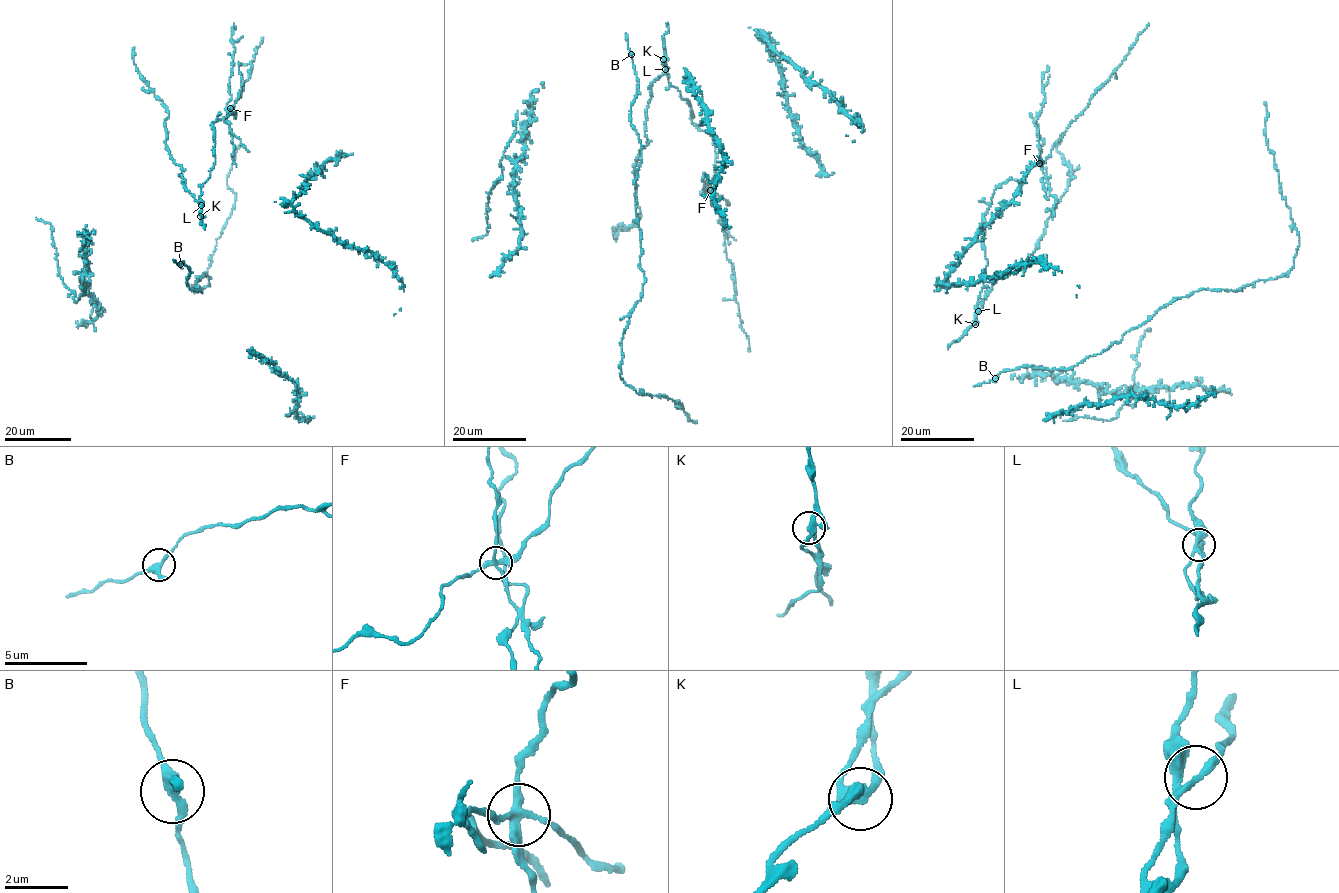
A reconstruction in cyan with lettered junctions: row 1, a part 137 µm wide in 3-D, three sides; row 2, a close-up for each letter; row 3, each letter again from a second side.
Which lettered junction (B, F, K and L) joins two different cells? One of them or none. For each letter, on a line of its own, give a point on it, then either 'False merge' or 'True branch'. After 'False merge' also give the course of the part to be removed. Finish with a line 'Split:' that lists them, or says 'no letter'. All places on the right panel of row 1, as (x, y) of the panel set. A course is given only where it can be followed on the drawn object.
B: Place: (995, 378). True branch
F: Place: (1039, 163). False merge. Course of the part to remove: (1040, 163), (1045, 173), (1040, 147), (1044, 140), (1039, 134), (1037, 118), (1044, 105), (1041, 82), (1047, 64)
K: Place: (975, 324). True branch
L: Place: (978, 311). True branch
Split: F

